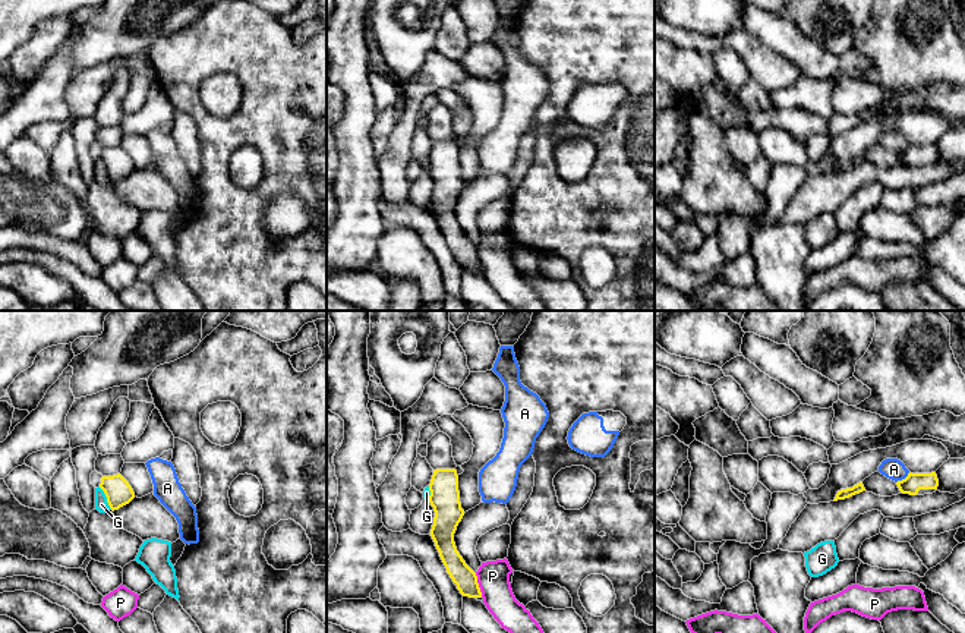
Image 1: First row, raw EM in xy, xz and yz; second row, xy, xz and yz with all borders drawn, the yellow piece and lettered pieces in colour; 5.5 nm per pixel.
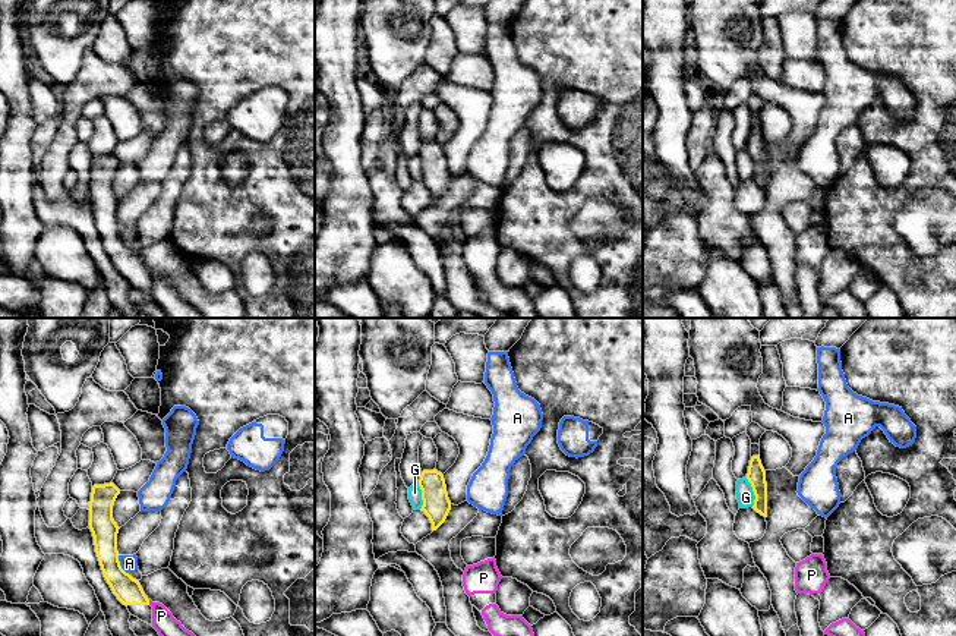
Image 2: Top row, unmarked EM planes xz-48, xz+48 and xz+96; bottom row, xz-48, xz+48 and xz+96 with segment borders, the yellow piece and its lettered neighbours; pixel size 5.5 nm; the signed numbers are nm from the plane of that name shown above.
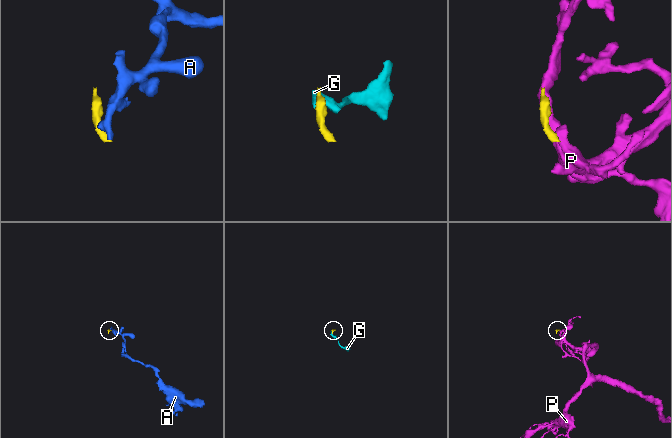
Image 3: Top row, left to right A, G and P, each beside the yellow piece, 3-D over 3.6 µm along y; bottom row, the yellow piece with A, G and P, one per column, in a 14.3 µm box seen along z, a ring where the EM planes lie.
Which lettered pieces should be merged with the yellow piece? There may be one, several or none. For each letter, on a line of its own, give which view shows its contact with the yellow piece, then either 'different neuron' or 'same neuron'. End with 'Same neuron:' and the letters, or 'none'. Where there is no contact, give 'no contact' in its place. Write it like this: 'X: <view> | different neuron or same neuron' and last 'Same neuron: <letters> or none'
A: yz | different neuron
G: xy | different neuron
P: xz | different neuron
Same neuron: none

